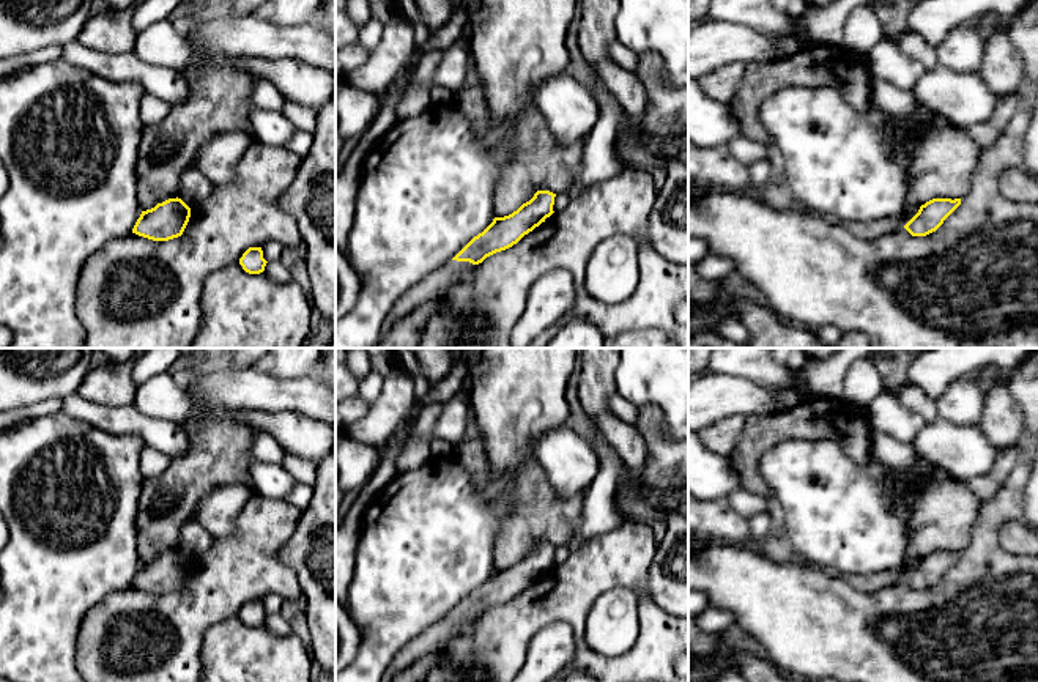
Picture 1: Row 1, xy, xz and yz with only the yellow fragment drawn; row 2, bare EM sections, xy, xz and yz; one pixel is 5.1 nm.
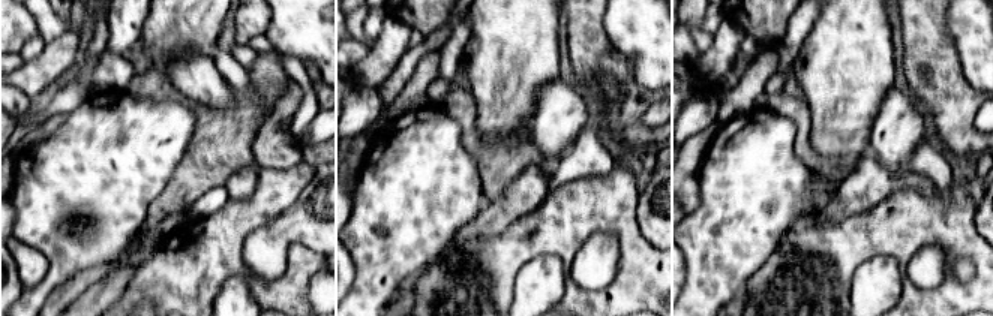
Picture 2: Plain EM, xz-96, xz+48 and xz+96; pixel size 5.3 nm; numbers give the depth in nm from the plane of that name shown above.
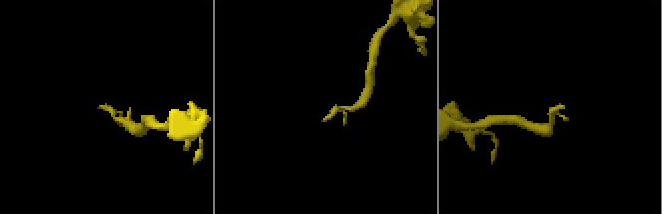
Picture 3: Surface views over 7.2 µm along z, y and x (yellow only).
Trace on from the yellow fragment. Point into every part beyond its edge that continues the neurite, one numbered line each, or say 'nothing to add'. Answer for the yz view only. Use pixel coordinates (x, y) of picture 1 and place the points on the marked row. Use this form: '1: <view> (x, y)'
nothing to add

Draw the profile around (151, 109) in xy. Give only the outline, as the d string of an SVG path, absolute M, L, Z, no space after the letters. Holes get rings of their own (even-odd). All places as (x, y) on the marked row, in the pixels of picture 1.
M146 93L139 104L139 115L145 126L158 124L162 120L162 115L170 109L172 106L159 99L154 95Z

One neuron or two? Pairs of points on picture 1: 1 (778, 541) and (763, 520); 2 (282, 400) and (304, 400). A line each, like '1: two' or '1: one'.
1: two
2: one

